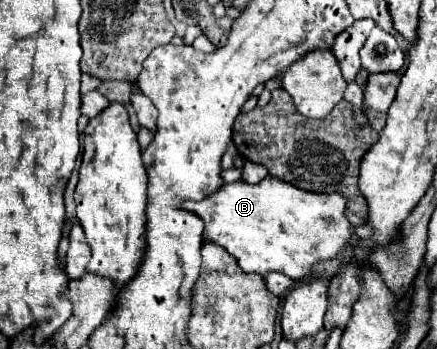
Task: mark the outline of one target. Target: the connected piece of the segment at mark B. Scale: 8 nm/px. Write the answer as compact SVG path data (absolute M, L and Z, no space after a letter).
M266 177L256 185L244 181L224 185L198 203L186 201L184 209L204 219L204 239L232 253L246 273L278 271L294 281L308 277L316 263L338 259L354 235L352 223L344 217L344 195L302 191L276 177Z

